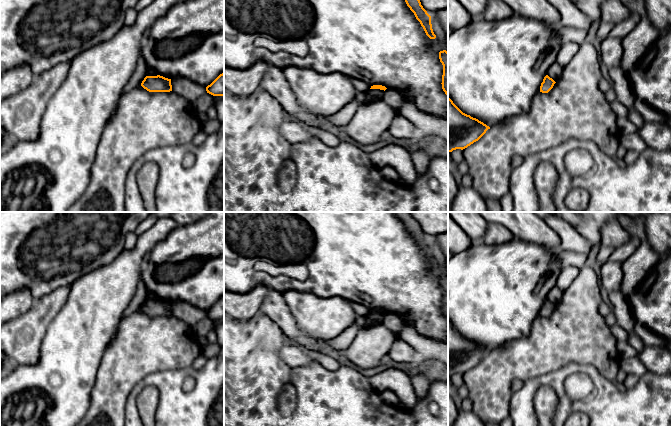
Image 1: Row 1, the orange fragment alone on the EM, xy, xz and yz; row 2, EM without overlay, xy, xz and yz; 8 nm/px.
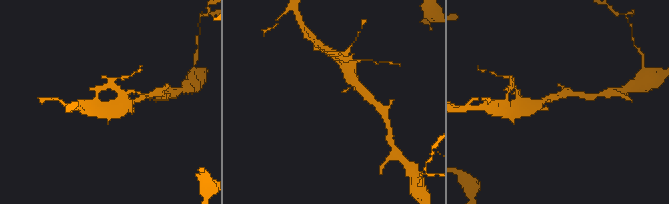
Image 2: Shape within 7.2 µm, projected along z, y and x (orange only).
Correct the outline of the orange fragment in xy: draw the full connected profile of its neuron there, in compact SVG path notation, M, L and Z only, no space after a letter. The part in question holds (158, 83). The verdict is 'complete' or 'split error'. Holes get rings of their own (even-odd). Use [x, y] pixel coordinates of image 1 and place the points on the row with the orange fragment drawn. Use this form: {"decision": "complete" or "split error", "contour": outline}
{"decision": "complete", "contour": "M146 76L141 86L149 92L170 92L172 91L171 79L163 76Z"}

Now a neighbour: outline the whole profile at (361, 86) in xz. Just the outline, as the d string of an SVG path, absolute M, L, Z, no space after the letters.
M352 79L352 84L358 92L365 93L370 90L371 86L360 79Z

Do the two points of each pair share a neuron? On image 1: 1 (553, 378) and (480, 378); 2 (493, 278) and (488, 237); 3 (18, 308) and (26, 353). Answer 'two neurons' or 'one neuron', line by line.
1: two neurons
2: two neurons
3: two neurons

